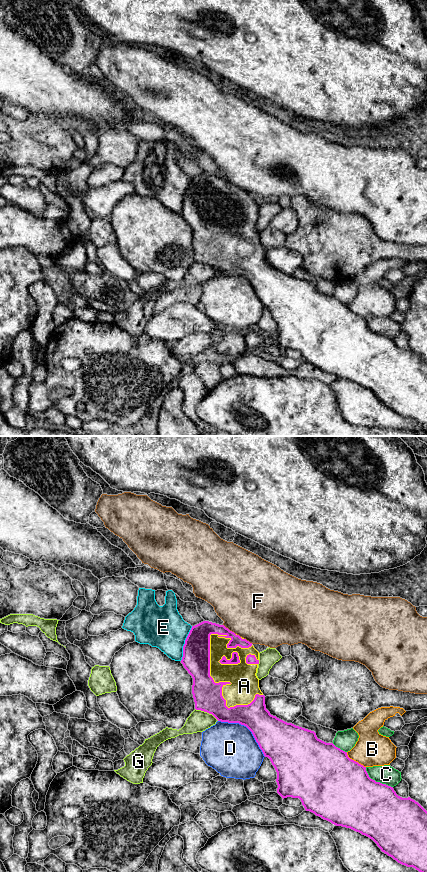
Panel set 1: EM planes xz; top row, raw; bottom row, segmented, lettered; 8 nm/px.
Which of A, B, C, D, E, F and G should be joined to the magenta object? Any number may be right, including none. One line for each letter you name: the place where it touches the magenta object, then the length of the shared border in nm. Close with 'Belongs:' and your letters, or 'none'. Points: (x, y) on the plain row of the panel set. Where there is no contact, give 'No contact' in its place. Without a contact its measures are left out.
A: Touches magenta at xz (226, 235). Shared border 650 nm
Belongs: A

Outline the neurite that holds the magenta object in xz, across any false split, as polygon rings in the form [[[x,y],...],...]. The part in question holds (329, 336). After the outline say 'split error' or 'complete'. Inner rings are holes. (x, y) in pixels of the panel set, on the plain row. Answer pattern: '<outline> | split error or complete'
[[[203,173],[192,178],[183,198],[183,209],[181,212],[184,220],[193,230],[192,246],[195,254],[195,261],[212,266],[218,273],[228,275],[239,275],[246,278],[253,286],[256,294],[262,302],[265,309],[268,309],[277,324],[277,345],[284,351],[287,349],[299,350],[306,363],[314,365],[316,368],[331,374],[336,378],[350,380],[372,391],[382,404],[392,409],[398,415],[407,419],[413,419],[423,425],[427,430],[427,363],[415,352],[402,350],[396,346],[393,339],[371,331],[366,323],[366,319],[350,311],[347,304],[336,299],[333,295],[326,295],[317,290],[314,283],[287,275],[276,268],[270,266],[266,261],[265,248],[259,240],[259,231],[256,228],[259,216],[259,204],[254,200],[252,195],[230,183],[224,177],[219,177],[209,173]]] | split error

